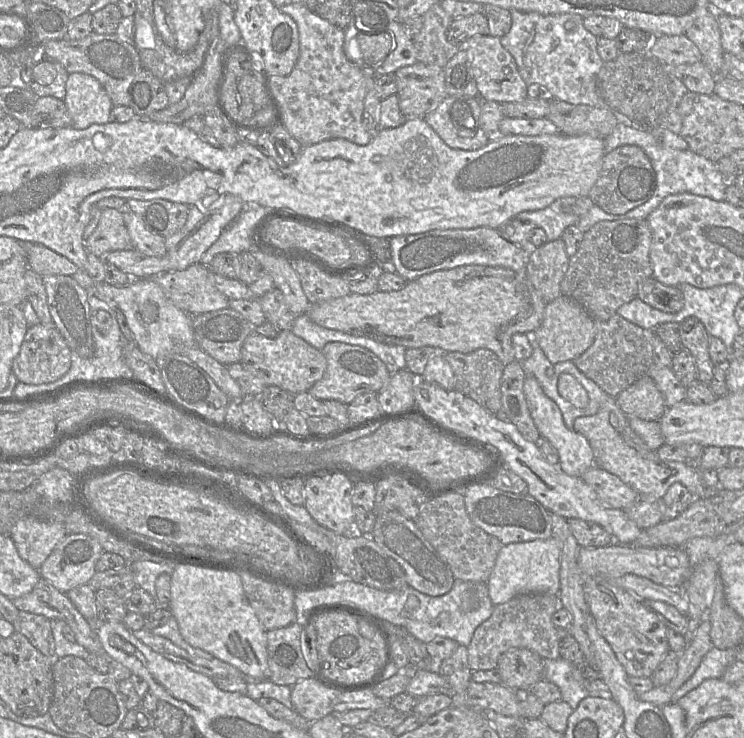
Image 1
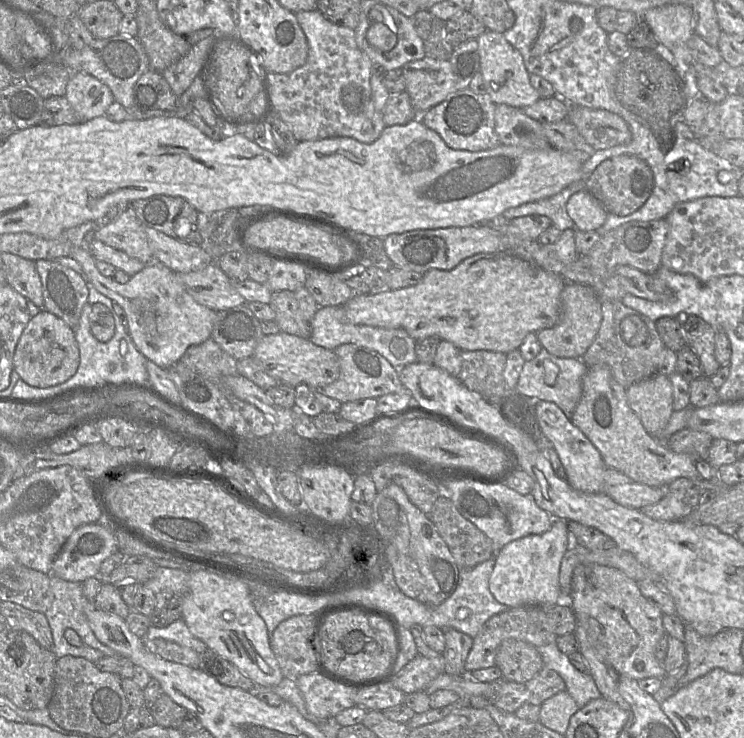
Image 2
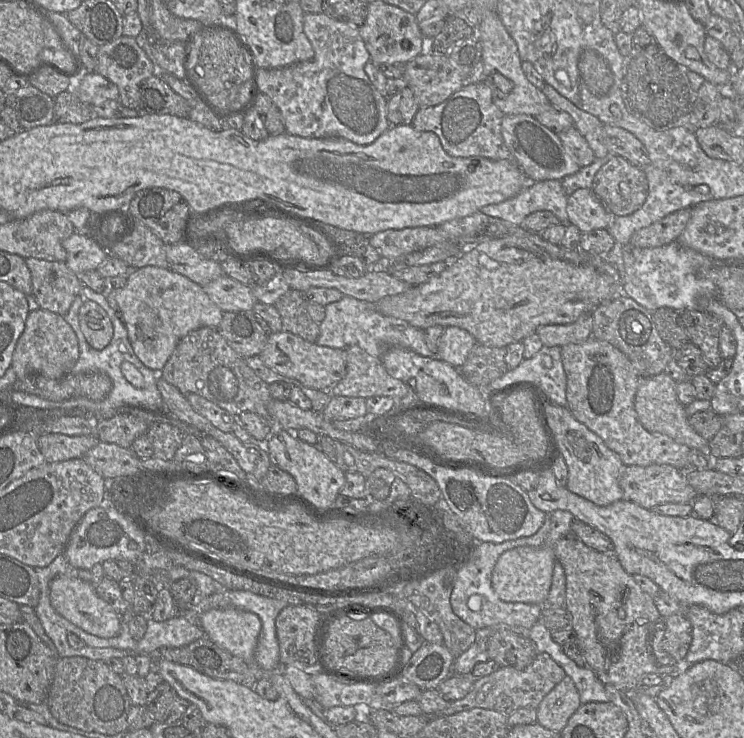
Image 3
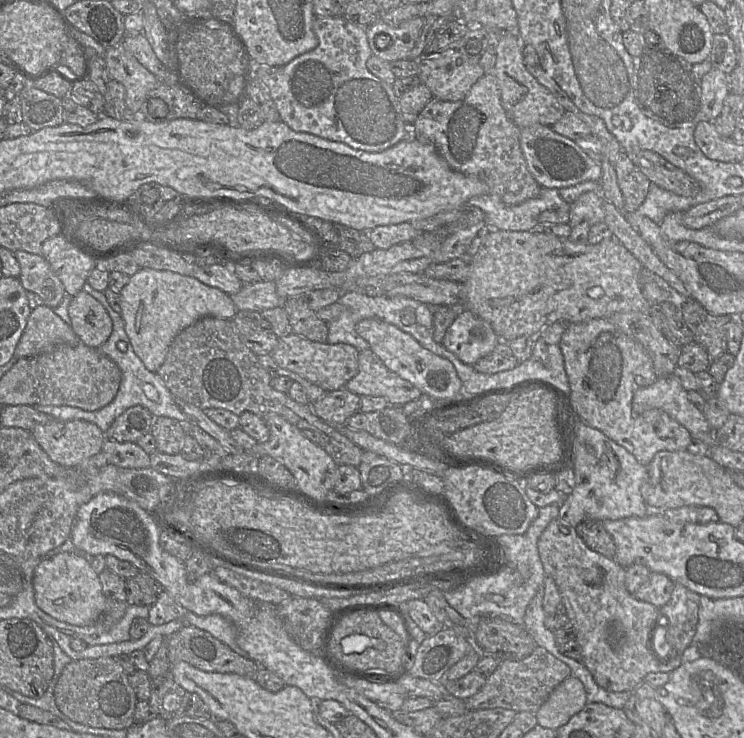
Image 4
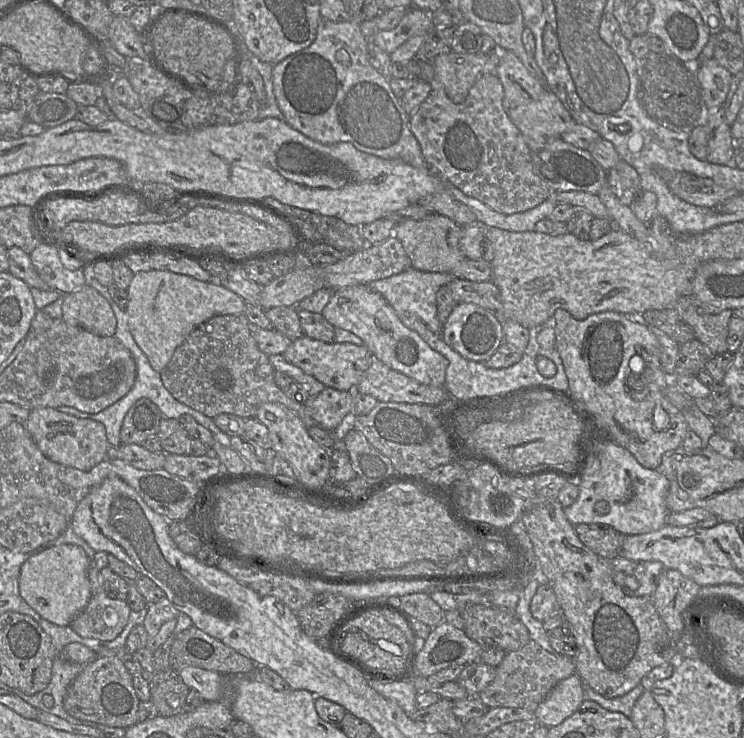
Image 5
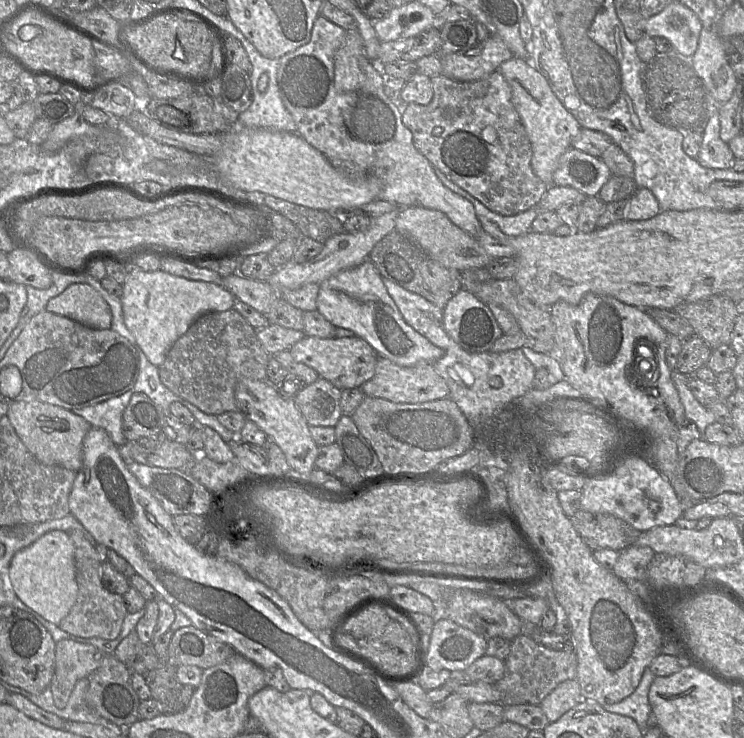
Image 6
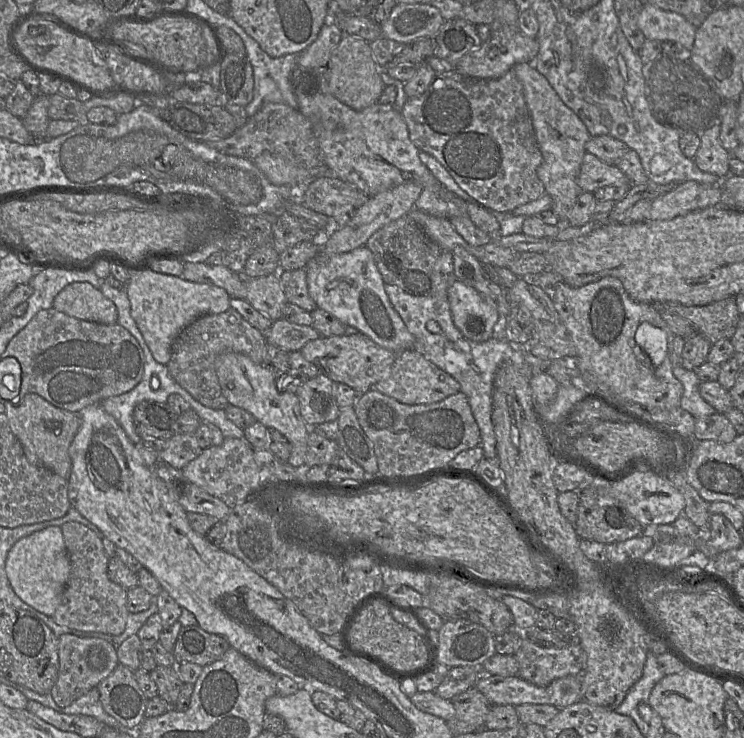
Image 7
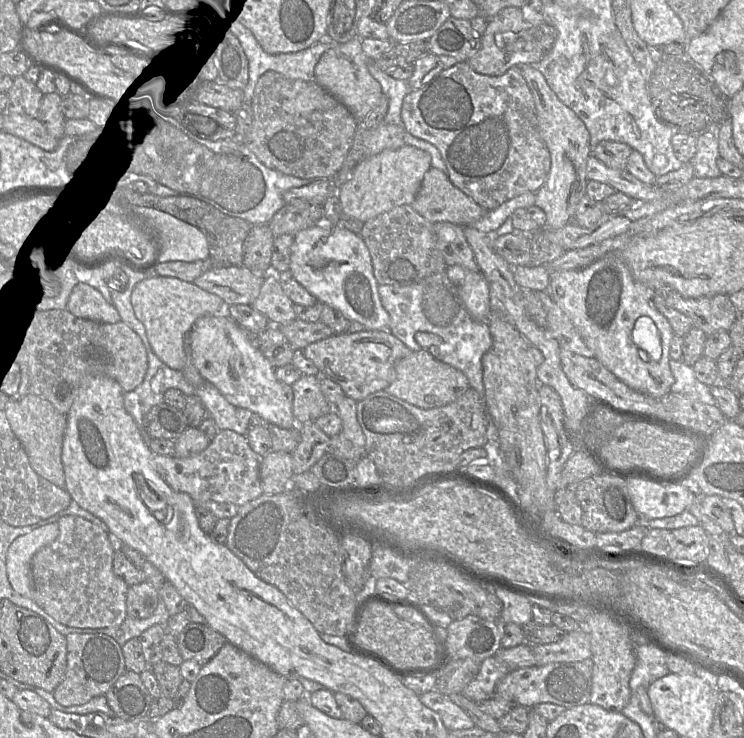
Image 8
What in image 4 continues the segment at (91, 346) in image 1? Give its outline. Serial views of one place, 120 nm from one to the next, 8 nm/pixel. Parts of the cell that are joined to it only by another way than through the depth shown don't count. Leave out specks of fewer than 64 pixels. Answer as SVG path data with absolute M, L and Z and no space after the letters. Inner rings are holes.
M15 251L20 264L19 280L24 289L37 294L50 308L57 307L66 294L60 279L54 274L50 264L42 255L26 251Z

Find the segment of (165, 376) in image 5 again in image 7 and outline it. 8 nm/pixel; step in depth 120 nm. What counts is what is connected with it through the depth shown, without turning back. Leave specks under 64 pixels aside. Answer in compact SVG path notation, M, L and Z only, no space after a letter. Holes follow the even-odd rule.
M230 307L223 313L204 315L185 327L173 343L167 367L173 379L202 405L225 410L230 403L222 393L215 370L217 357L222 353L236 352L248 356L257 364L263 364L266 351L265 334Z

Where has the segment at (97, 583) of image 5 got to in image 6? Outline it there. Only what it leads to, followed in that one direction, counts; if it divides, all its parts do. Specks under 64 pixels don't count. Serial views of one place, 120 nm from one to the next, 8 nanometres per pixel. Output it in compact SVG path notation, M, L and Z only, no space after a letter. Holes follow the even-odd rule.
M80 531L66 532L74 544L76 581L78 585L77 599L70 612L59 623L59 627L69 634L91 638L98 637L106 640L116 639L124 619L128 614L122 595L108 591L101 581L102 562L96 548Z

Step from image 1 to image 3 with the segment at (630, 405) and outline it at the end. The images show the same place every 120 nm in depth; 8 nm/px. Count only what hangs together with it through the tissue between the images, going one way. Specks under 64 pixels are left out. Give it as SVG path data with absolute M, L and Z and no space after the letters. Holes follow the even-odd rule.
M665 372L647 378L641 378L637 389L634 408L643 427L652 433L666 435L679 444L697 449L704 454L712 467L714 457L711 454L709 441L700 436L690 425L689 417L676 393L677 383Z

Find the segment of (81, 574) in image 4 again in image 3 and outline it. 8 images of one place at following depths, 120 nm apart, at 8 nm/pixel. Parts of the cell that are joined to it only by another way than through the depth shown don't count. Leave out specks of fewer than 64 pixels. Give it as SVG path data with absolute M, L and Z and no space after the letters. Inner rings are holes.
M57 576L50 583L50 603L62 617L100 638L111 638L121 630L121 617L96 591L95 586L75 577Z

